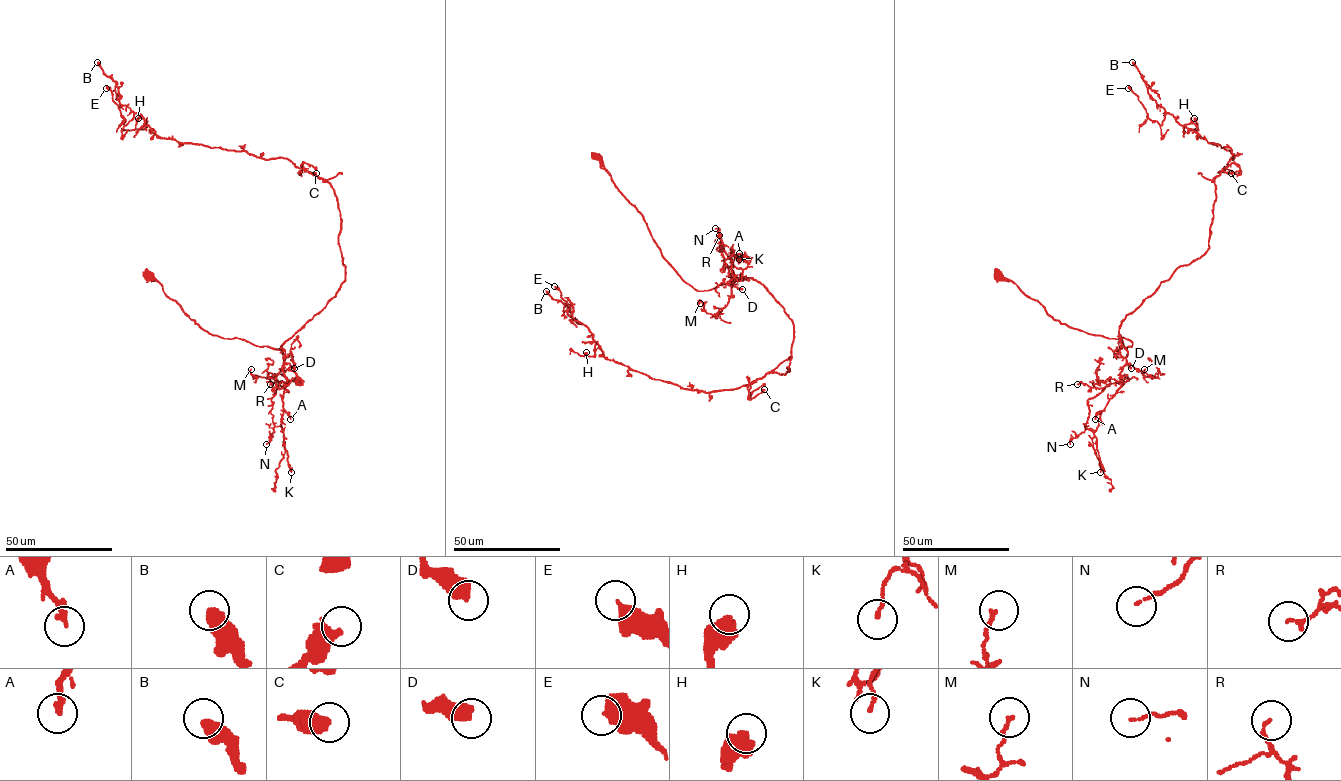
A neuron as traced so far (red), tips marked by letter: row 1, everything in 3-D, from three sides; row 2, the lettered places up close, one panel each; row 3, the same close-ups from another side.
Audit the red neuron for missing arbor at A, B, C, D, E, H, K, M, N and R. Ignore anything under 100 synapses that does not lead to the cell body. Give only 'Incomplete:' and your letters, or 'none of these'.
Incomplete: none of these

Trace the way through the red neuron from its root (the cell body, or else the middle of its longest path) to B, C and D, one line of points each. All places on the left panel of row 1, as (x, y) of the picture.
B: (148, 275), (208, 333), (279, 349), (345, 280), (338, 202), (286, 158), (159, 137), (97, 62)
C: (148, 275), (208, 333), (279, 349), (345, 280), (334, 189), (304, 170), (300, 174), (316, 173)
D: (148, 275), (208, 333), (280, 349), (283, 362), (294, 368)

